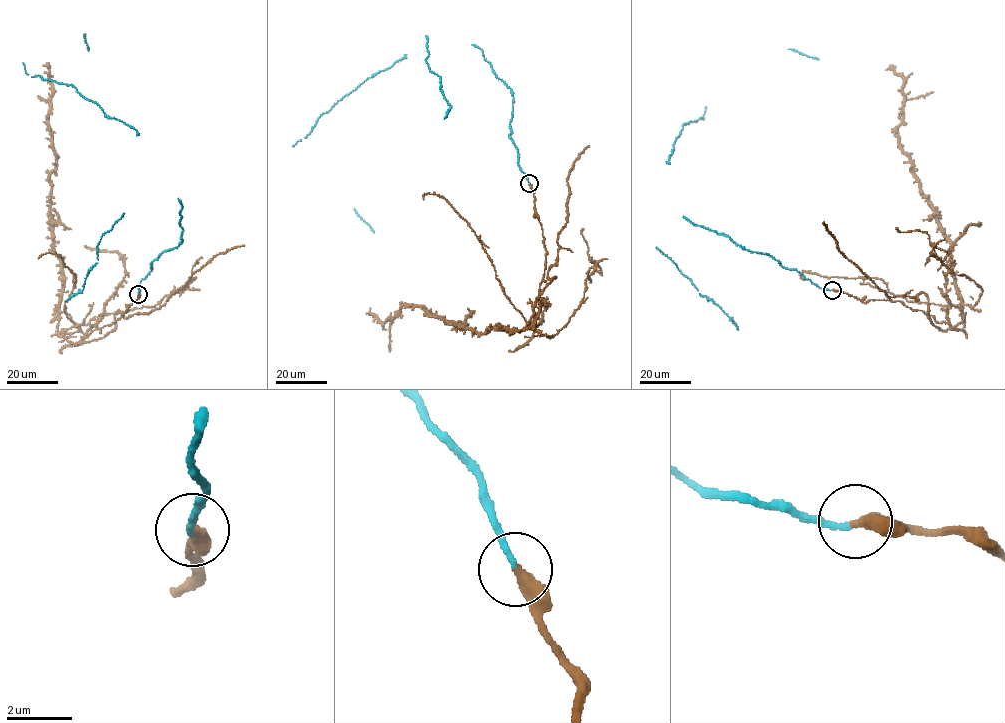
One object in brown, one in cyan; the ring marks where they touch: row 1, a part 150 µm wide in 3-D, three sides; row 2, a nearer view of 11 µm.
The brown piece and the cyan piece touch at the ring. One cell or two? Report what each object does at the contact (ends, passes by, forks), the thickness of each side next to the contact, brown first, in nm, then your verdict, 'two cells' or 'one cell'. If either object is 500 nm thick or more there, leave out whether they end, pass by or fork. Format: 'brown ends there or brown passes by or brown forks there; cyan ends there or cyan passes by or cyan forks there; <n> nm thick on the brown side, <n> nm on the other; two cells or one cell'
brown ends there; cyan ends there; 420 nm thick on the brown side, 160 nm on the other; two cells

